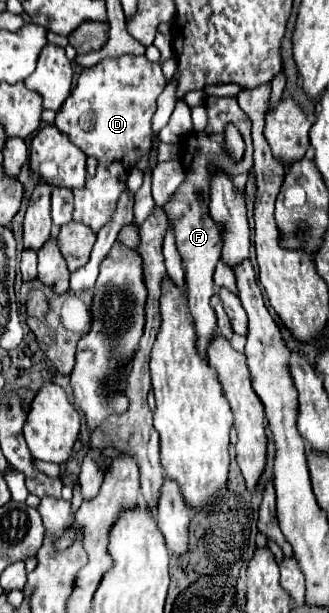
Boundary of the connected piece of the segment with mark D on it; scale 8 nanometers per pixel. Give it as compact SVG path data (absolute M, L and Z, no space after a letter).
M125 55L119 59L103 59L95 67L83 69L77 87L71 91L55 119L57 129L69 135L71 143L99 161L95 177L89 177L85 187L73 189L73 221L99 233L101 227L113 219L119 195L127 189L127 183L119 177L129 175L131 167L135 167L151 149L151 119L157 109L157 97L165 85L167 81L163 79L161 65L151 63L145 57Z

